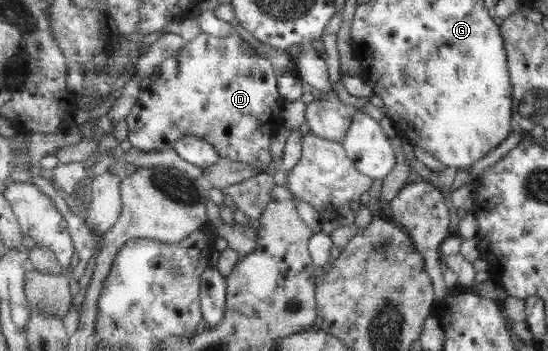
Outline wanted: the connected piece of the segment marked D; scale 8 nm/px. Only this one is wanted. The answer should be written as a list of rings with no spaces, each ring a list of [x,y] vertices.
[[[202,32],[188,42],[177,57],[171,57],[161,63],[160,69],[159,77],[152,77],[148,85],[142,86],[138,102],[125,120],[127,139],[132,146],[141,151],[157,151],[173,147],[177,138],[194,134],[214,144],[222,158],[243,161],[261,171],[268,171],[272,163],[270,141],[280,129],[280,121],[276,119],[270,105],[280,105],[280,101],[284,101],[284,98],[280,97],[274,67],[268,58],[260,55],[240,33],[217,37]]]

